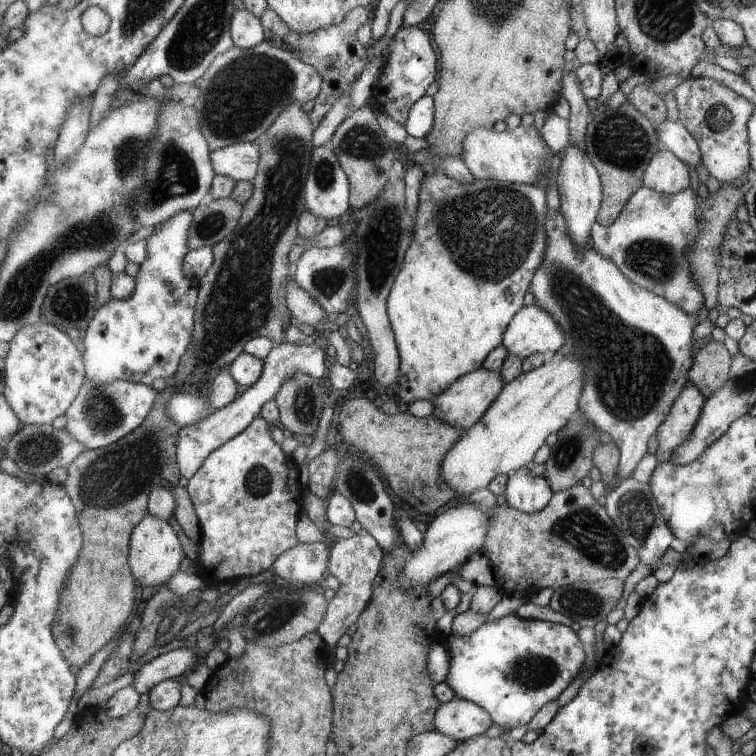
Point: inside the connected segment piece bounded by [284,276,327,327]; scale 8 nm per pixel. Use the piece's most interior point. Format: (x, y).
(303, 307)

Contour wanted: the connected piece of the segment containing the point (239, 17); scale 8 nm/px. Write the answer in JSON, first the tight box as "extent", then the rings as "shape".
{"extent":[230,8,266,49],"shape":[[[244,8],[235,10],[231,20],[230,34],[233,45],[244,49],[260,44],[266,38],[259,18]]]}

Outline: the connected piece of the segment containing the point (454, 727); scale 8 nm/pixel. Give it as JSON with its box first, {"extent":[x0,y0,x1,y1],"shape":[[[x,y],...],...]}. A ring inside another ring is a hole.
{"extent":[435,697,494,743],"shape":[[[454,697],[450,702],[442,704],[435,724],[437,732],[461,743],[486,733],[494,722],[480,705]]]}

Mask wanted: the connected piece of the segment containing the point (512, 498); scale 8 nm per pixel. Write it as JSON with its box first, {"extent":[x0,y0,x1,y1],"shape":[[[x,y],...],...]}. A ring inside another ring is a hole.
{"extent":[501,467,553,514],"shape":[[[522,467],[509,474],[501,500],[520,512],[534,514],[548,504],[553,494],[543,476],[534,476],[527,467]]]}

